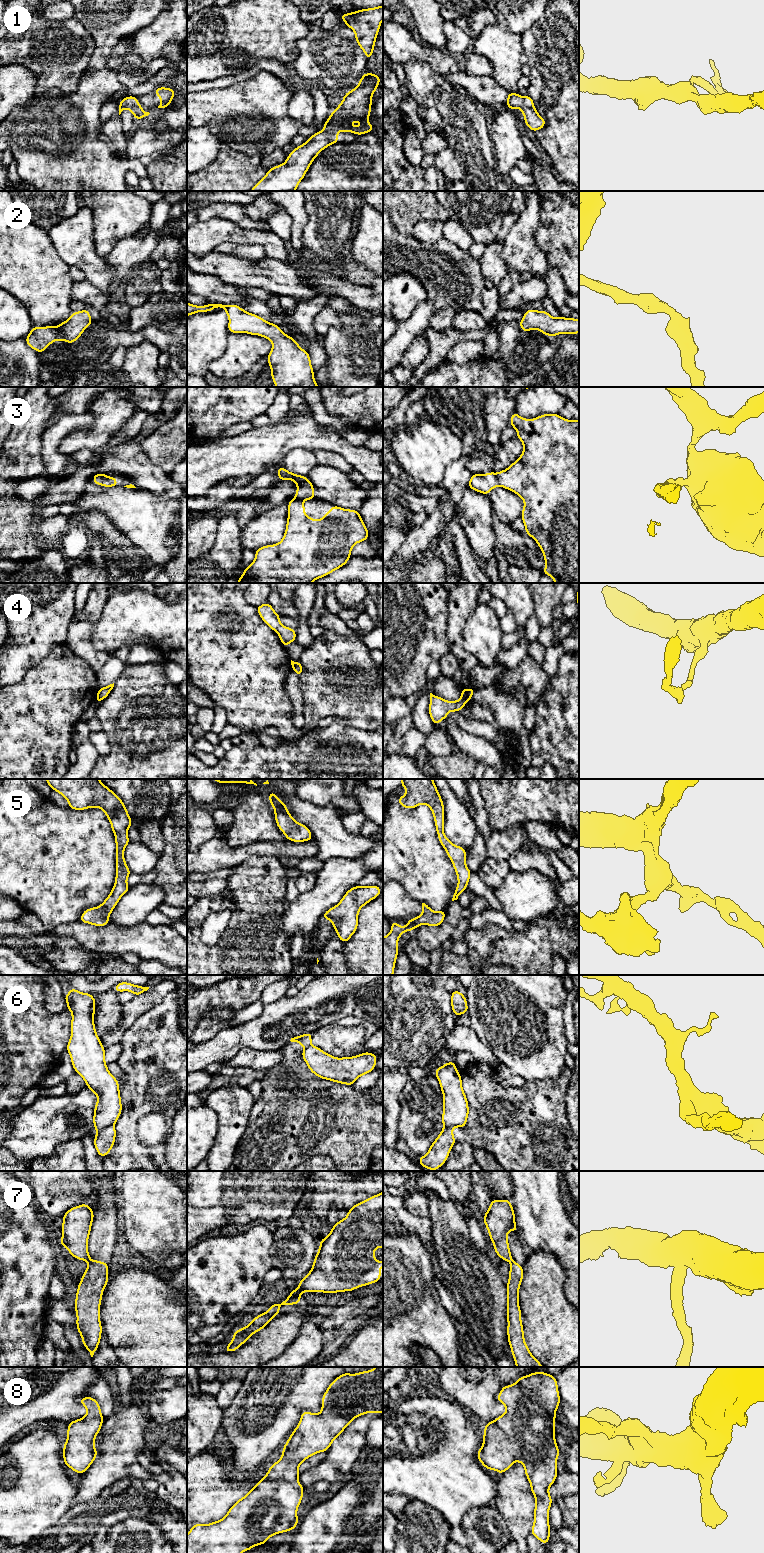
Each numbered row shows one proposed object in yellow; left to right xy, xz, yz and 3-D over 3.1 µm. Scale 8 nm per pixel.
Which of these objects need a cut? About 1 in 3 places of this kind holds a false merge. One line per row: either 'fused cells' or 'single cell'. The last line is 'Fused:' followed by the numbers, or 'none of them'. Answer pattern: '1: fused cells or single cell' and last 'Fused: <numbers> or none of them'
1: single cell
2: single cell
3: single cell
4: fused cells
5: single cell
6: fused cells
7: fused cells
8: single cell
Fused: 4, 6, 7

